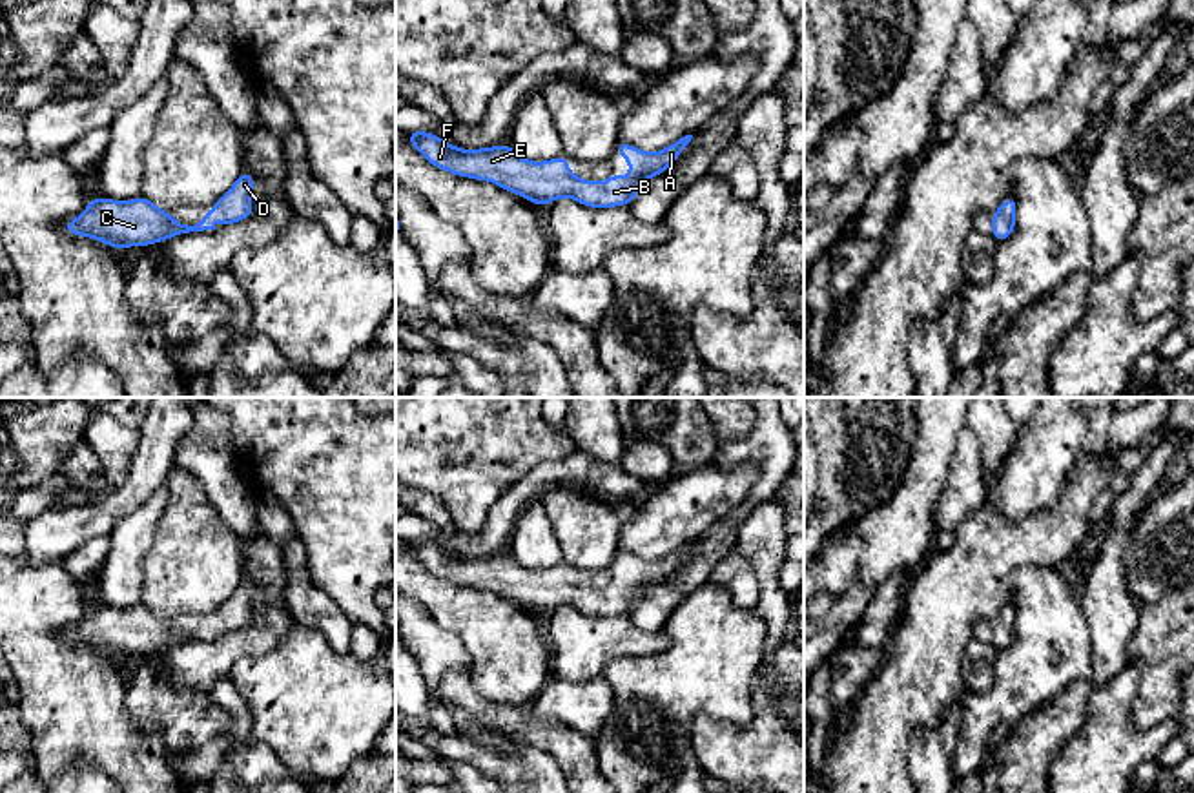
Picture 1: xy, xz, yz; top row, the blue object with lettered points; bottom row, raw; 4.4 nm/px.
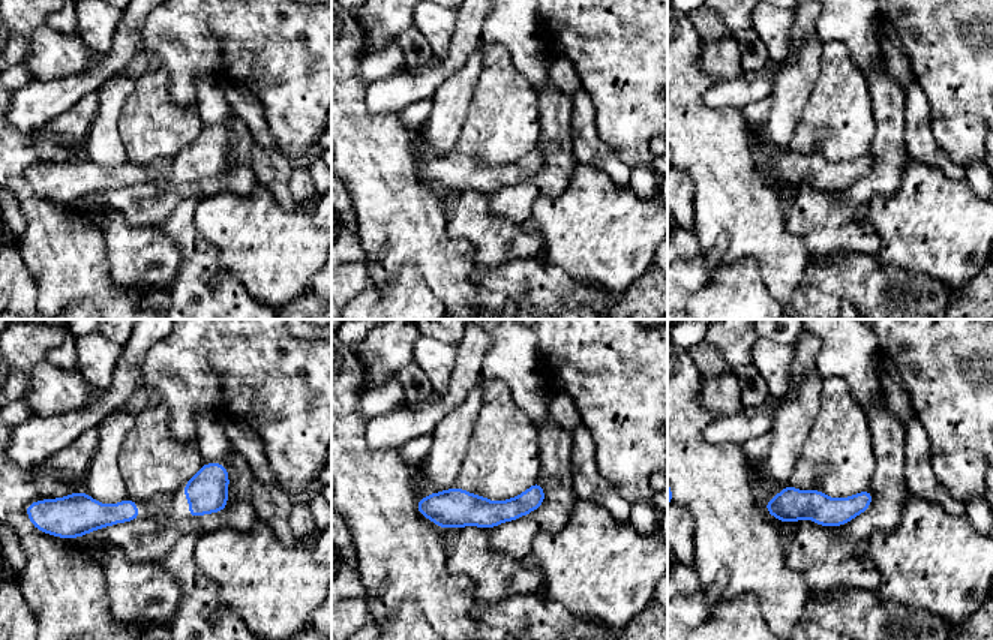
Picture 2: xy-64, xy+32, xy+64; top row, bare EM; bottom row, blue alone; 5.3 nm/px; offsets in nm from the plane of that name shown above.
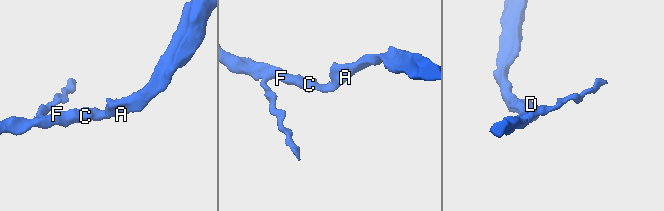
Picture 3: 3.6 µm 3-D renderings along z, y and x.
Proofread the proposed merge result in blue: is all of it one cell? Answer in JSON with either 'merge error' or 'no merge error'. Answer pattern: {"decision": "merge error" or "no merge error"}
{"decision": "no merge error"}

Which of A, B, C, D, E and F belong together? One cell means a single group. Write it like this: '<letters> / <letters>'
A B C D E F

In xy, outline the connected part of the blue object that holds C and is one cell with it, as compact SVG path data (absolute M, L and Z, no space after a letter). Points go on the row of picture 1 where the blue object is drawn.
M246 170L235 184L215 201L215 208L202 213L195 226L177 222L171 213L162 211L146 197L128 202L104 197L91 199L80 217L66 222L66 233L91 237L117 250L148 246L180 233L215 230L213 217L221 228L244 221L253 213L252 204L253 175Z

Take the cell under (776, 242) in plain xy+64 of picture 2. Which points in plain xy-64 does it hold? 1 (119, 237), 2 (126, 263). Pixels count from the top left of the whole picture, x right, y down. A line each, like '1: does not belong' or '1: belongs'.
1: does not belong
2: does not belong

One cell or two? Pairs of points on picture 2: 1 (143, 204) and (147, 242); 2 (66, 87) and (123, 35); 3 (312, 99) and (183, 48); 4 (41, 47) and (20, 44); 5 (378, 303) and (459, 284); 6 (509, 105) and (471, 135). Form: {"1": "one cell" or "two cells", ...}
{"1": "two cells", "2": "one cell", "3": "one cell", "4": "two cells", "5": "two cells", "6": "one cell"}

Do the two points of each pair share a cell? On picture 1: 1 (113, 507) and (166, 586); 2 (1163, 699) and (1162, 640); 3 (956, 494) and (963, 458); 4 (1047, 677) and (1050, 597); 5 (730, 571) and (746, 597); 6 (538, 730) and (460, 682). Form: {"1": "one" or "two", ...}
{"1": "two", "2": "one", "3": "one", "4": "one", "5": "one", "6": "one"}

